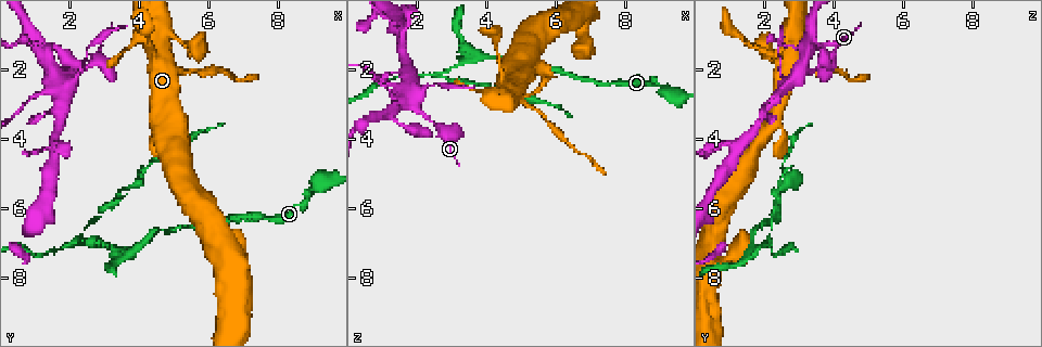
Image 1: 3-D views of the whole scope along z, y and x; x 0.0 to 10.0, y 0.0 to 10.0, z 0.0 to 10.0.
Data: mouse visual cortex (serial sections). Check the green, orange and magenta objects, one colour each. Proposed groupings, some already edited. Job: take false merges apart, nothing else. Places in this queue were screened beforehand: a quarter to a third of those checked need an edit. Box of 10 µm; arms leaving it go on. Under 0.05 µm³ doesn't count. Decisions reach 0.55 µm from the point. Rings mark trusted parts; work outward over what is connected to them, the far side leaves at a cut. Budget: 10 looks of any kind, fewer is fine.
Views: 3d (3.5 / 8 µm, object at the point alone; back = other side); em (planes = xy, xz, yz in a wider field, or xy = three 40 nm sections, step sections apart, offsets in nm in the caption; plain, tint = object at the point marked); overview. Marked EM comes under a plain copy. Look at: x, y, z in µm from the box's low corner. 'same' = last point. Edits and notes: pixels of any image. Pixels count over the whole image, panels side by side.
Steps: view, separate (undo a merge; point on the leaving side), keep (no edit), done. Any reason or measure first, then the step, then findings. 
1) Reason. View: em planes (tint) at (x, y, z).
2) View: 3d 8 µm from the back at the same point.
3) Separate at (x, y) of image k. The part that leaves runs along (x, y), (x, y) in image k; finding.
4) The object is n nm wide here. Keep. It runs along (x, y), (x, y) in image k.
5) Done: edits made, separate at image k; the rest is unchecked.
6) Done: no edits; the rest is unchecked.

Calibre changes. View: 3d 3.5 µm at (5.60, 2.00, 3.35).

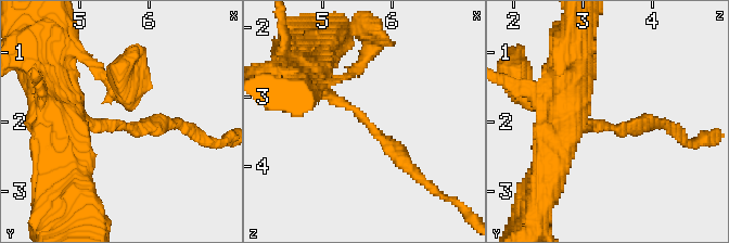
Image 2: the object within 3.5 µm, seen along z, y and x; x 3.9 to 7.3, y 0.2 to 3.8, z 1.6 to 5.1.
View: em planes (tint) at (5.60, 2.05, 3.35).

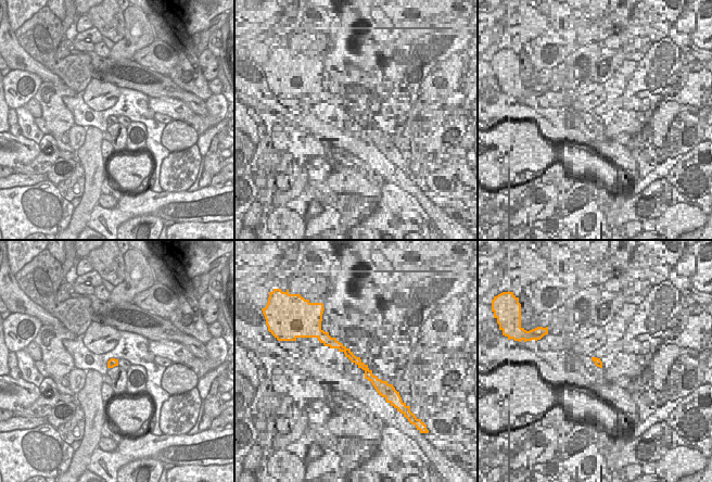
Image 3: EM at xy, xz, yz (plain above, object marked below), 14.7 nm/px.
Separate at (153, 131) of image 2. The part that leaves runs along (120, 124), (194, 130) in image 2; two cells meet here.

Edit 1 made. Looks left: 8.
See it whole again. View: overview.

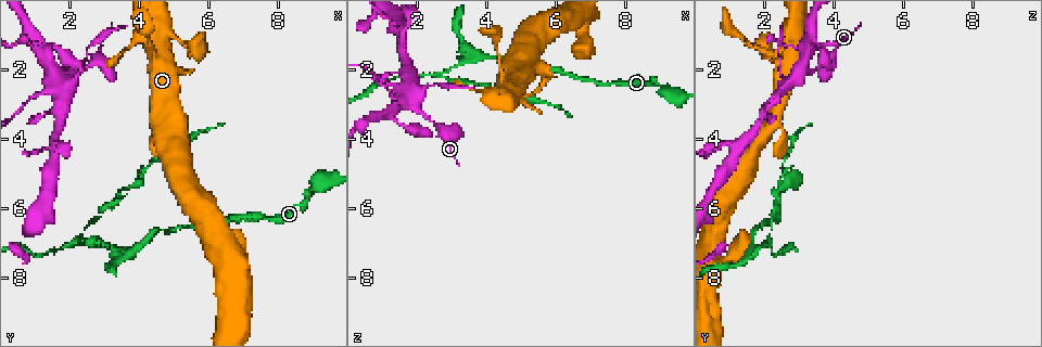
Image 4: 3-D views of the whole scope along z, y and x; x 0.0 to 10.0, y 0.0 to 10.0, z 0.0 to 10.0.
Small branch off a trunk. View: 3d 3.5 µm at (1.50, 4.30, 1.30).

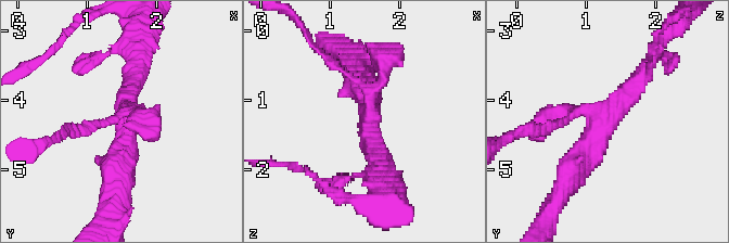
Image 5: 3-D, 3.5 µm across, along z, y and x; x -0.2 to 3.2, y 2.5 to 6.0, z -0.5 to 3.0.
4 arms meet here; the arms are 100, 200, 250, 350 nm wide. View: em xy step 1 (tint) at (1.55, 4.30, 1.20).

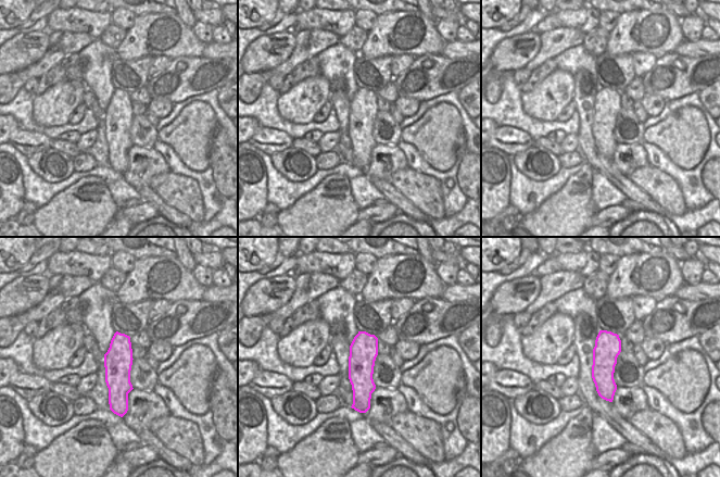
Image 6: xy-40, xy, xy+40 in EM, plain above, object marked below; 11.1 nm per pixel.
Keep. One cell here.

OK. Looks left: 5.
Four-way junction. View: 3d 3.5 µm at (1.20, 1.40, 3.35).

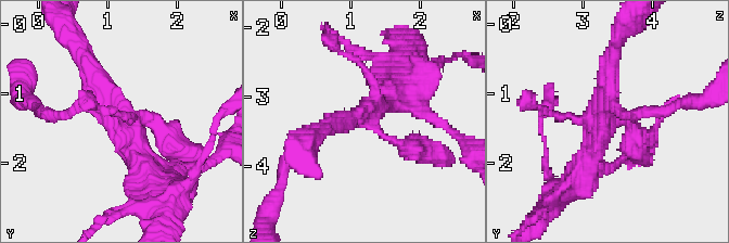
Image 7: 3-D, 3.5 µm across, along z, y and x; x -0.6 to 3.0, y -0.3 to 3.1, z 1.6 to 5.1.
View: em planes (tint) at (1.20, 1.35, 3.30).

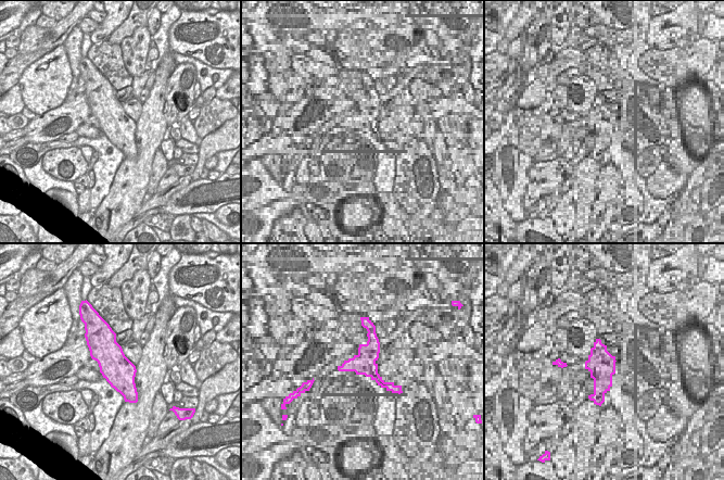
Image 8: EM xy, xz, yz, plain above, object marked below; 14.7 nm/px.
Keep. It runs along (166, 179), (136, 158), (82, 59) in image 7; one cell here.

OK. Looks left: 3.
Three arms meet. View: 3d 3.5 µm from the back at (2.55, 6.95, 2.20).

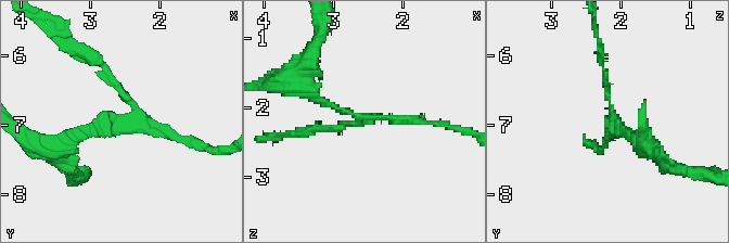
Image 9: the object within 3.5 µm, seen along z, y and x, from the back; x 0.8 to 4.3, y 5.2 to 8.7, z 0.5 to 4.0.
3 arms meet here; the arms are 100, 150, 150 nm wide; need the tissue. View: em xy step 5 (tint) at (2.55, 6.95, 2.15).

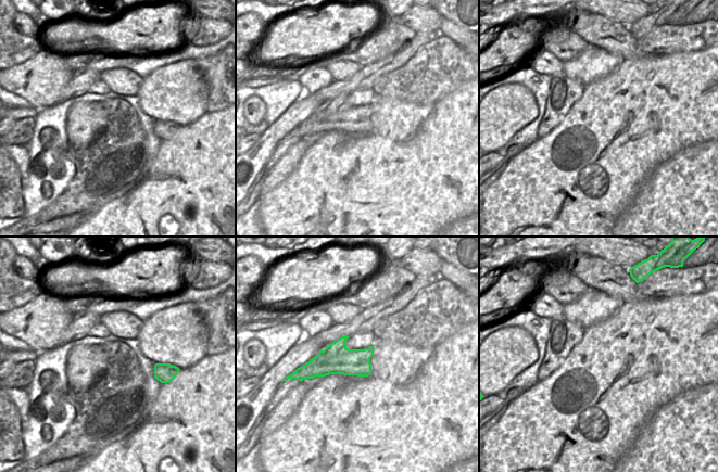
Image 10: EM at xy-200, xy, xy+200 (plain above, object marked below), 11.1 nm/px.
Separate at (106, 74) of image 9. The part that leaves runs along (126, 100), (60, 30) in image 9; a second cell is stuck on.

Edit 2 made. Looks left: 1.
Done: edits made, separate at image 2, separate at image 9; the rest is unchecked.

